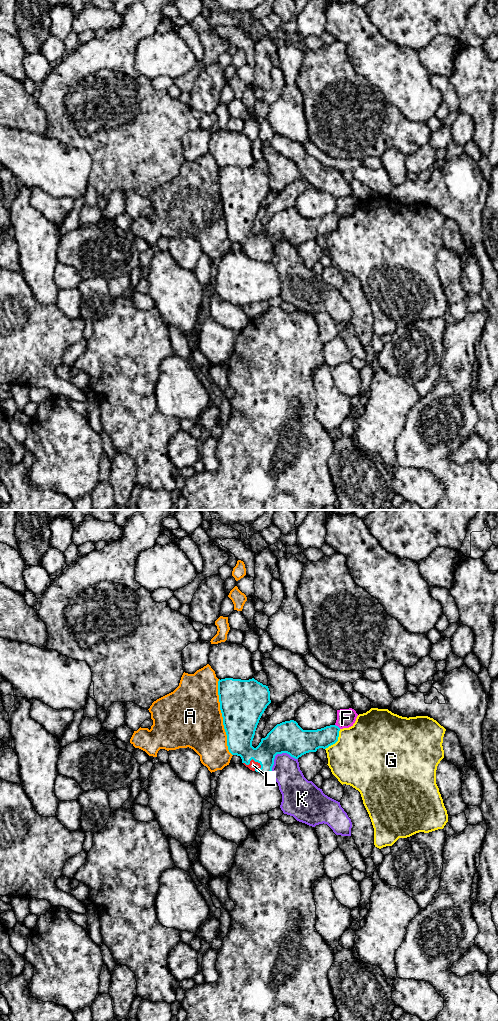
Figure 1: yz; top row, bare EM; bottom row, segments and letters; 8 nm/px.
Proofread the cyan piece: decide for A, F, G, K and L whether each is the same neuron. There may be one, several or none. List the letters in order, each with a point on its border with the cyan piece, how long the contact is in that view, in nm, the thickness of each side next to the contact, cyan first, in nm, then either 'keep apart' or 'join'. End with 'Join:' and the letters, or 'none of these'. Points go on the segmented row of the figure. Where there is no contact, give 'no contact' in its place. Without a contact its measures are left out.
A: yz (222, 716) | 650 nm | 360/480 nm | keep apart
F: yz (337, 726) | 60 nm | 180/150 nm | keep apart
G: yz (336, 741) | 200 nm | 190/480 nm | keep apart
K: yz (277, 753) | 260 nm | 260/220 nm | keep apart
L: yz (252, 758) | 160 nm | 240/70 nm | join
Join: L

